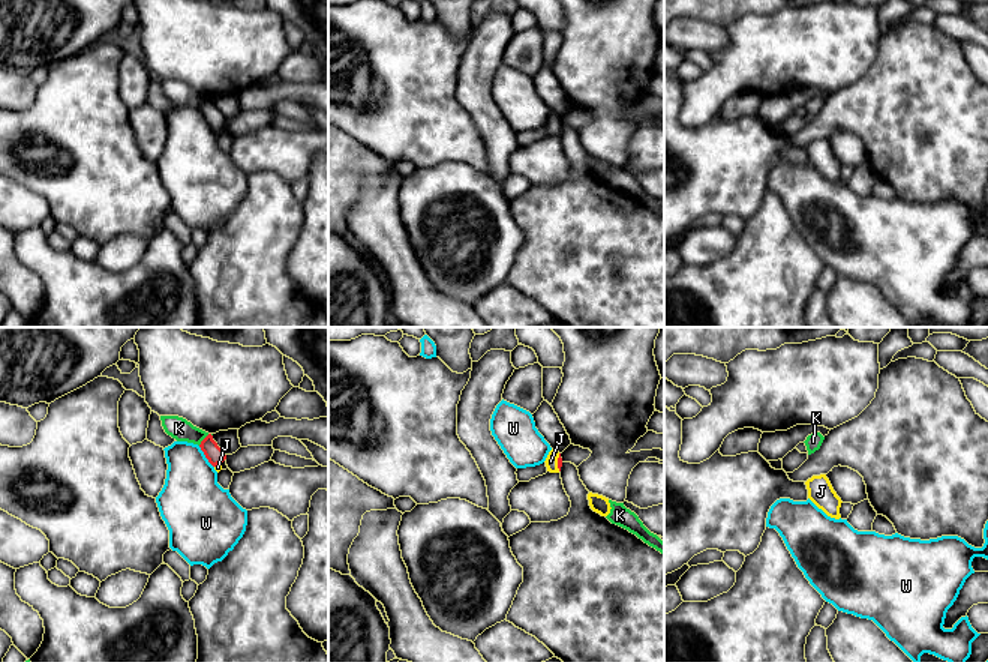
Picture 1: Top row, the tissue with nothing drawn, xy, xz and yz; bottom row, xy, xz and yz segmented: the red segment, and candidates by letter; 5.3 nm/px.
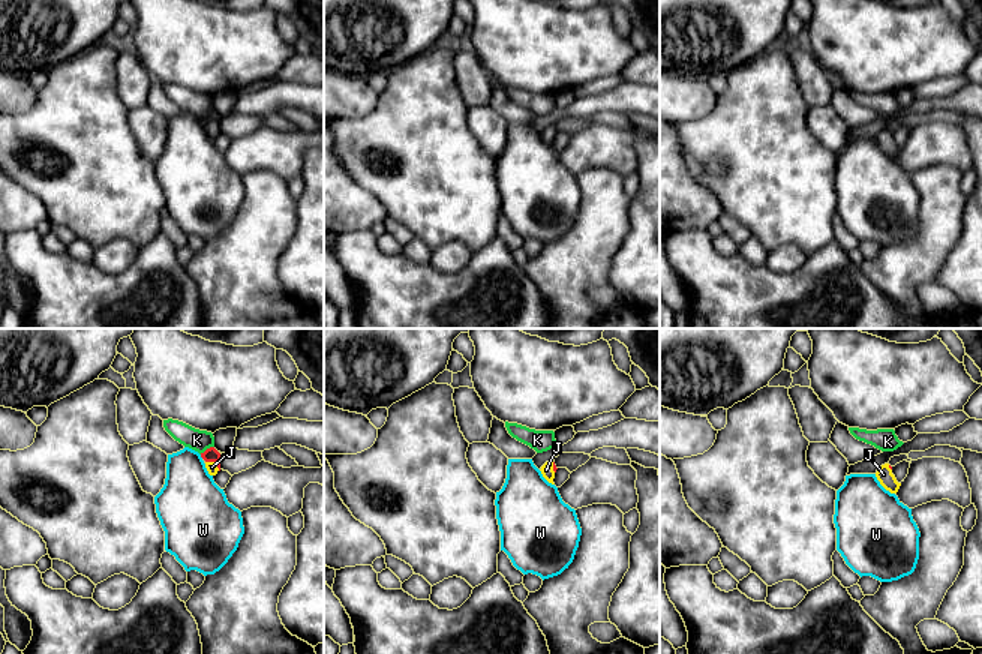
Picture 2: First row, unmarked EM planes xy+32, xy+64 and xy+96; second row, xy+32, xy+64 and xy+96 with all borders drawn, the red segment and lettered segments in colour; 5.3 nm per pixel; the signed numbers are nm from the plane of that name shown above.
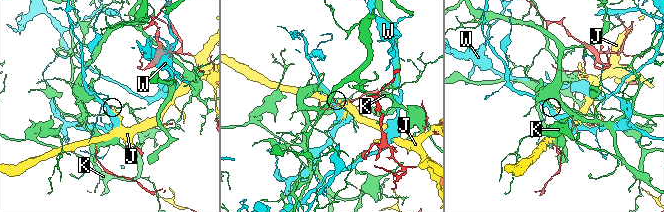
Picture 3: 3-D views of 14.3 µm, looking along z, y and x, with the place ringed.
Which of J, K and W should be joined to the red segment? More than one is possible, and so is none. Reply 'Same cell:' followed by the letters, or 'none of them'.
Same cell: J

